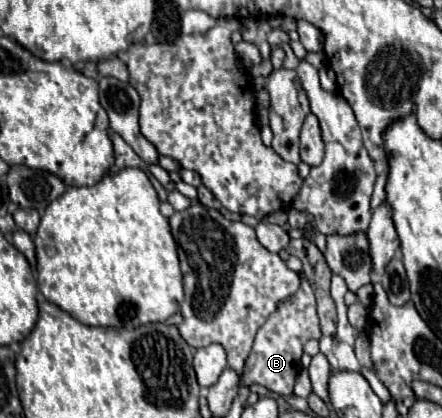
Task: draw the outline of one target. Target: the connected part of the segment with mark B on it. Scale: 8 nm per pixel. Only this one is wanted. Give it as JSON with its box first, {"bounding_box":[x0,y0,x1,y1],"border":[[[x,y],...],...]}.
{"bounding_box":[241,280,321,396],"border":[[[307,280],[301,282],[299,290],[295,296],[289,296],[279,304],[275,314],[271,314],[265,324],[257,330],[253,350],[245,362],[243,374],[241,374],[241,384],[251,386],[251,384],[261,384],[269,388],[271,392],[277,392],[281,396],[291,396],[293,394],[293,382],[299,372],[299,360],[303,354],[303,344],[311,338],[319,340],[321,328],[319,328],[319,318],[315,310],[315,294],[309,286]]]}

